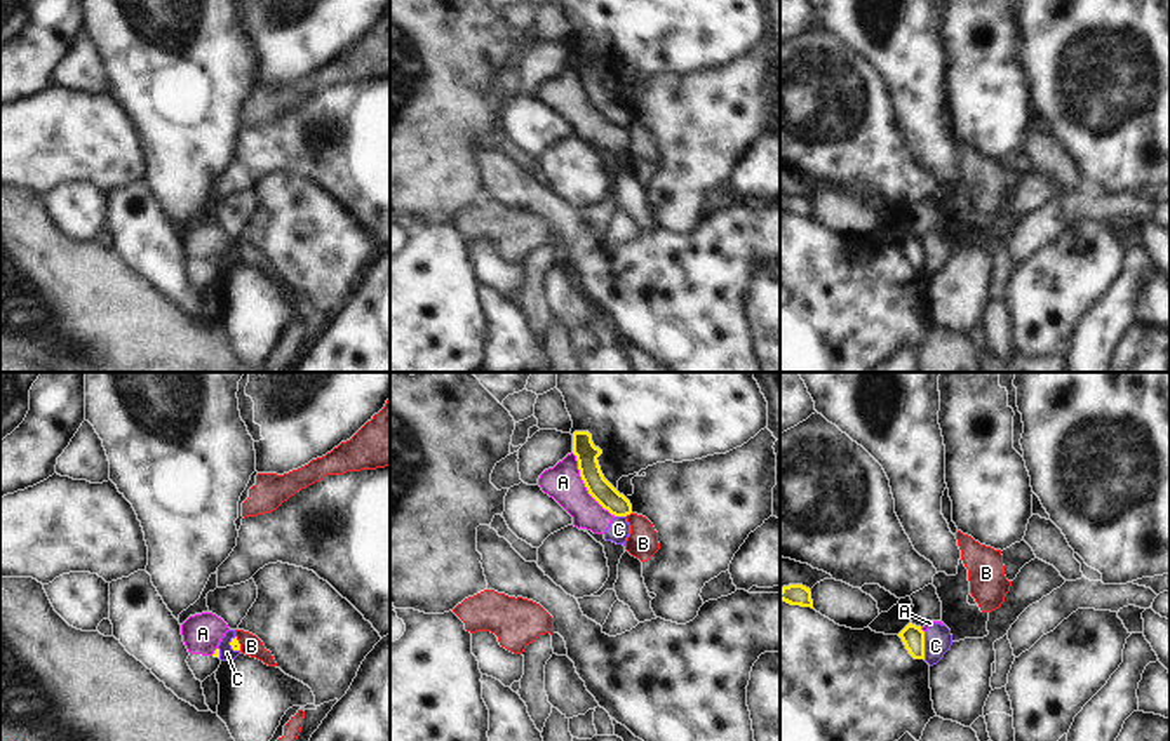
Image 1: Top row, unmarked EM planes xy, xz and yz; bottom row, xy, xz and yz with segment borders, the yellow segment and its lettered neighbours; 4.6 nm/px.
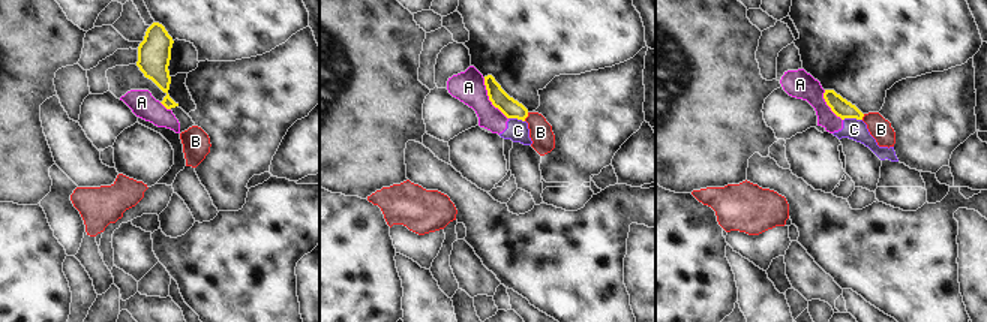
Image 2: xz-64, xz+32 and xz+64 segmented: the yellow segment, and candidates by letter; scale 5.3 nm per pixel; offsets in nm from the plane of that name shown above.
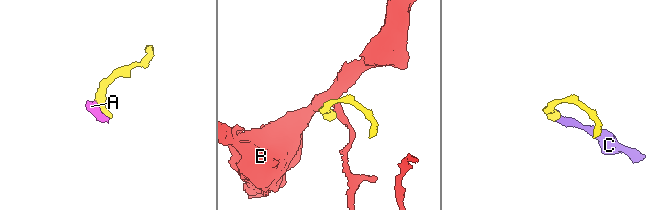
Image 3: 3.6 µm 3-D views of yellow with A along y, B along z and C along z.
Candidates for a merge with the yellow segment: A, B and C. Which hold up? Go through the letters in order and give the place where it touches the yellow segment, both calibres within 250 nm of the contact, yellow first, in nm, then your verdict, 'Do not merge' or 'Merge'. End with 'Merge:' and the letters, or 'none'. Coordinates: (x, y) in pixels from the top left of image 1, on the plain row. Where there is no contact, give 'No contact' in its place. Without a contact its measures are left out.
A: Touches yellow at xz (585, 96). Thickness 100 nm (yellow) against 170 nm. Do not merge
B: Touches yellow at xz (627, 124). Thickness 100 nm (yellow) against 140 nm. Do not merge
C: Touches yellow at yz (923, 256). Thickness 110 nm (yellow) against 130 nm. Do not merge
Merge: none.

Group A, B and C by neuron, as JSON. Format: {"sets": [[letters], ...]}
{"sets": [["A", "C"], ["B"]]}

